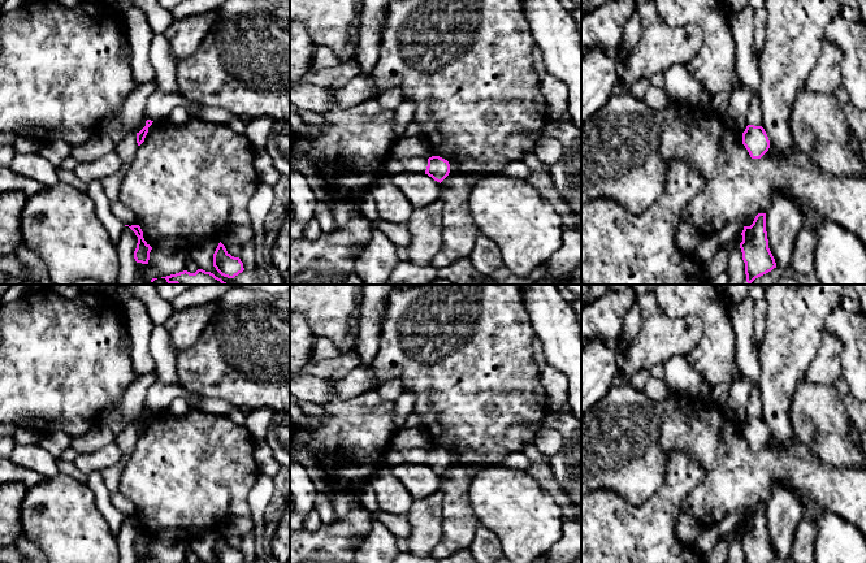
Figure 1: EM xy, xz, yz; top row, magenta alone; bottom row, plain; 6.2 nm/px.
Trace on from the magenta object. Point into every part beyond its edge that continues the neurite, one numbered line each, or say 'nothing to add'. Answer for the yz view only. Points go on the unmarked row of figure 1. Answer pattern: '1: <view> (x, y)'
nothing to add

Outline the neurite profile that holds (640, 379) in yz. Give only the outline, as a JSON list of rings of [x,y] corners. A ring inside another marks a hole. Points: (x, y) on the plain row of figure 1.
[[[641,369],[632,376],[631,385],[637,390],[646,390],[646,385],[650,377],[651,376],[648,369]]]

